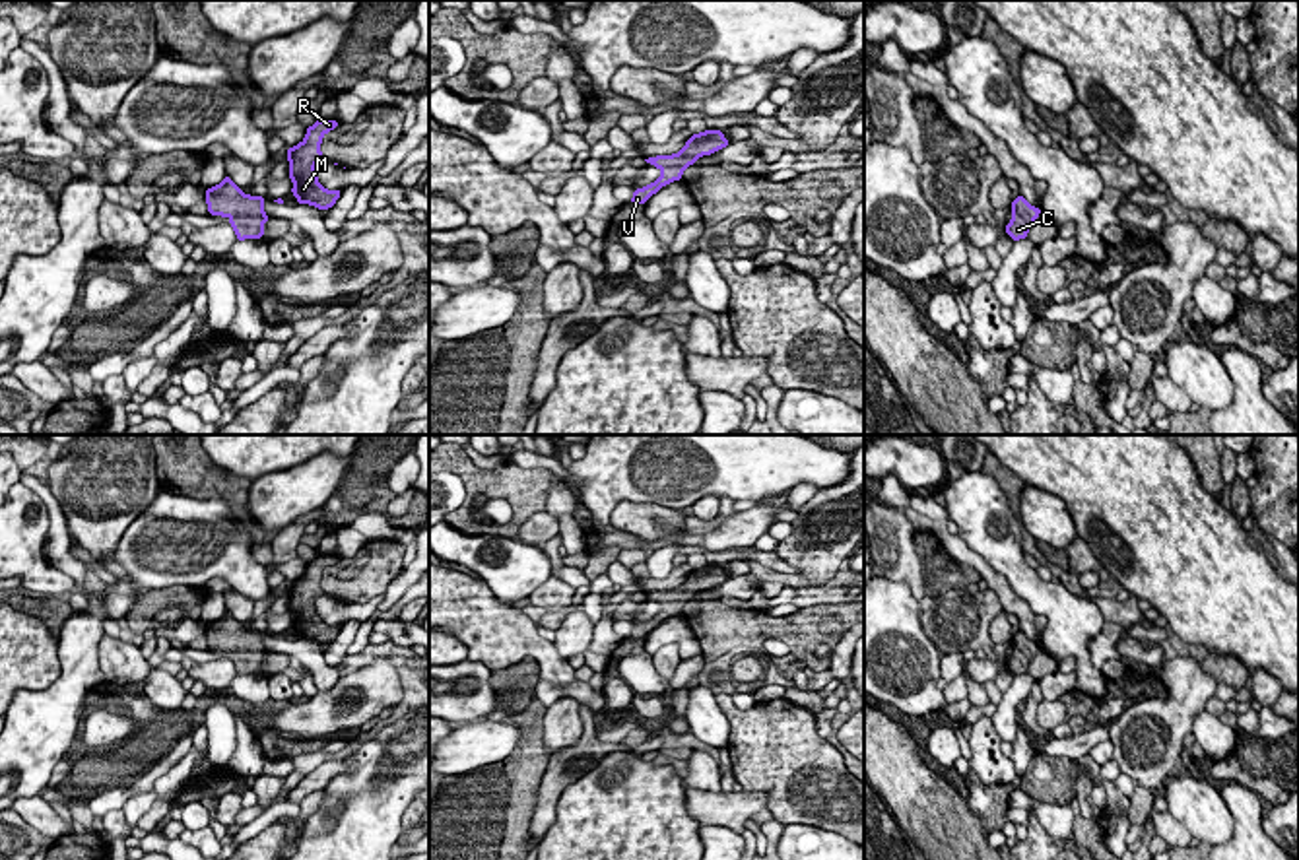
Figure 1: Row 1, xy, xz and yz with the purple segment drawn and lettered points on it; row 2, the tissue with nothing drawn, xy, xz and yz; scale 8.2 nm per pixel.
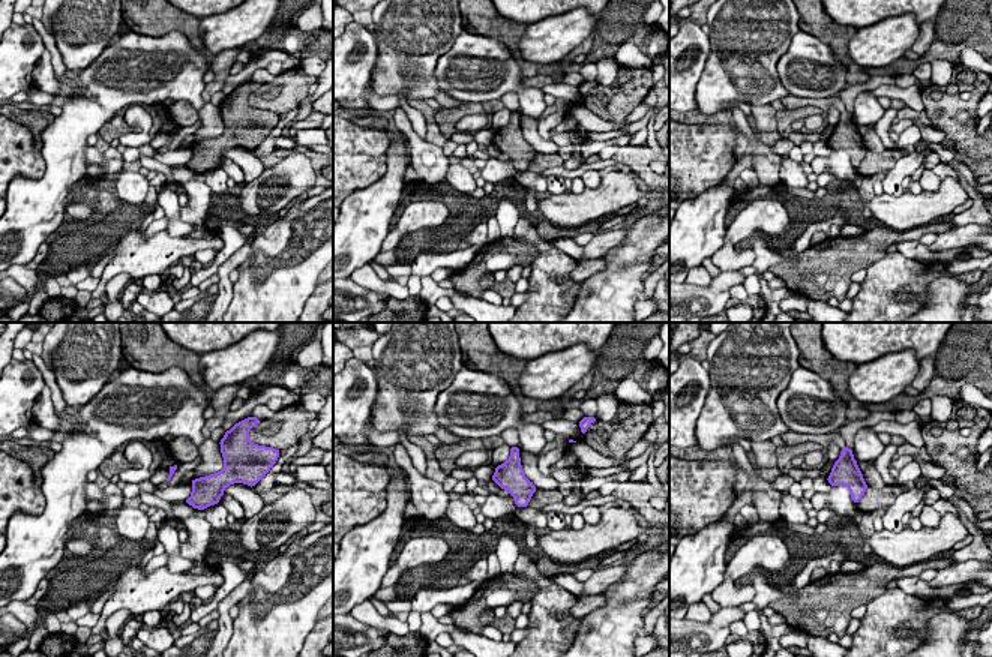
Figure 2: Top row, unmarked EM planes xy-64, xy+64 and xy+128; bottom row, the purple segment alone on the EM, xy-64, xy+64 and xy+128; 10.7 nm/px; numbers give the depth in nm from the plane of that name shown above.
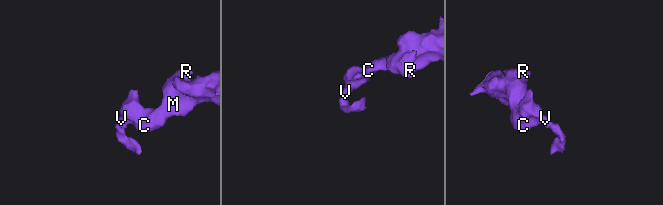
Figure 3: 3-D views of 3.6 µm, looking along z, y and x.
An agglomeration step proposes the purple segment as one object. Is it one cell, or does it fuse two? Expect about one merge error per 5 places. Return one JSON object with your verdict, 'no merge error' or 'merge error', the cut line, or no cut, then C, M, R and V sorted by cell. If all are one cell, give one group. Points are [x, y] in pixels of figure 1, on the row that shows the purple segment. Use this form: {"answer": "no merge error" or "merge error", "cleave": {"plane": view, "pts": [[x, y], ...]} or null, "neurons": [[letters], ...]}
{"answer": "no merge error", "cleave": null, "neurons": [["C", "M", "R", "V"]]}

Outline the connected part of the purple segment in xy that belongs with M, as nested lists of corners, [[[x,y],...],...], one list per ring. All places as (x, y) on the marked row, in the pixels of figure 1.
[[[316,120],[307,128],[305,140],[287,148],[289,179],[293,181],[293,196],[299,204],[311,204],[318,210],[328,210],[336,204],[342,190],[326,190],[318,179],[315,165],[322,161],[320,144],[322,136],[334,130],[338,120]]]

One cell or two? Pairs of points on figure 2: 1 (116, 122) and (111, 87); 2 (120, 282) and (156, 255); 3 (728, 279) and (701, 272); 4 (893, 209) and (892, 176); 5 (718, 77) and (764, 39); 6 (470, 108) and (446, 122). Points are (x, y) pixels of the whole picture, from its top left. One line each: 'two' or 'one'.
1: two
2: two
3: two
4: two
5: one
6: one

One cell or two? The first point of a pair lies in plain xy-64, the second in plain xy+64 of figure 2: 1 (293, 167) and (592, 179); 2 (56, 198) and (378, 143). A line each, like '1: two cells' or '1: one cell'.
1: two cells
2: two cells

